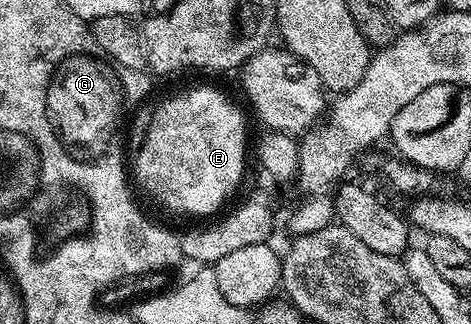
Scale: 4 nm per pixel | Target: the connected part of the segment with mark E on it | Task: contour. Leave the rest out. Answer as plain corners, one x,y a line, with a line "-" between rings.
194,87
168,98
153,113
132,173
168,210
210,215
234,193
244,175
246,125
241,111
218,89

